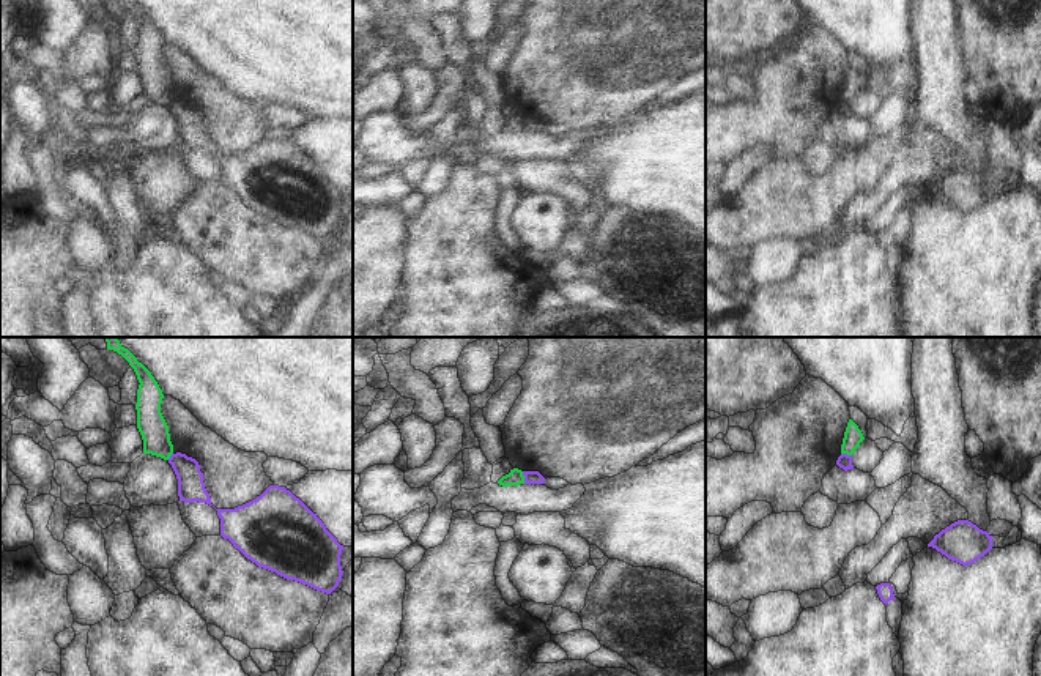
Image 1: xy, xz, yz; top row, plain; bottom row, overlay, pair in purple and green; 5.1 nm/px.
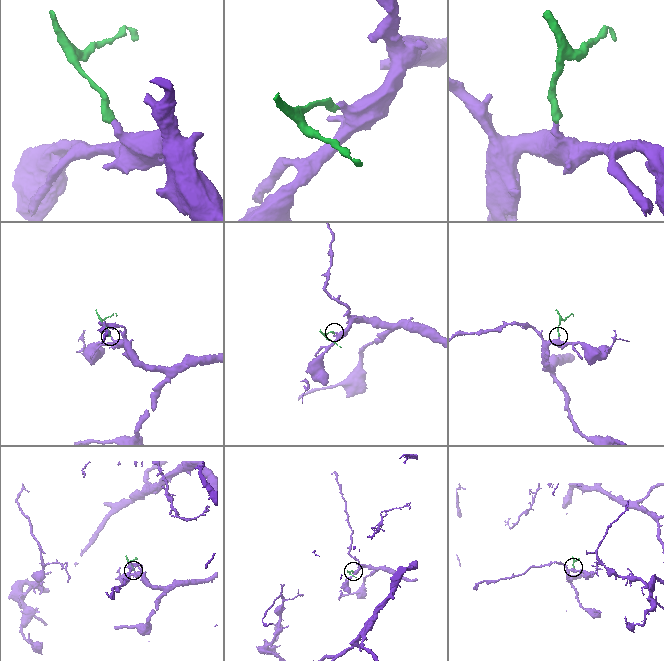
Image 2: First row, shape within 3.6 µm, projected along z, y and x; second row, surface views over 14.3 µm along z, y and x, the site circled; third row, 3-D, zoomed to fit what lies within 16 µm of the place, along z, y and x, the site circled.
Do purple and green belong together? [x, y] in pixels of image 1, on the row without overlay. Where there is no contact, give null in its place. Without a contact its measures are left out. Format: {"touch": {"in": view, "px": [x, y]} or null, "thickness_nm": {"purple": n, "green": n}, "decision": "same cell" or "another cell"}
{"touch": {"in": "xz", "px": [525, 125]}, "thickness_nm": {"purple": 70, "green": 80}, "decision": "another cell"}

